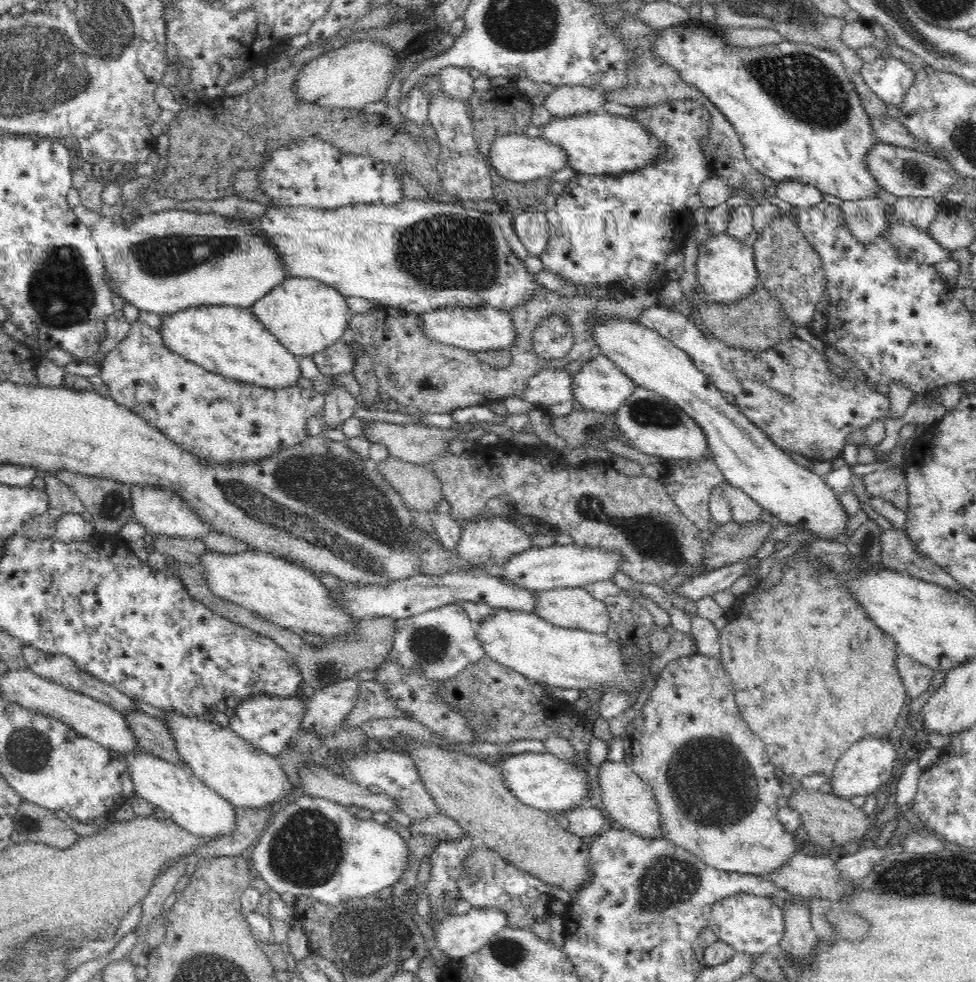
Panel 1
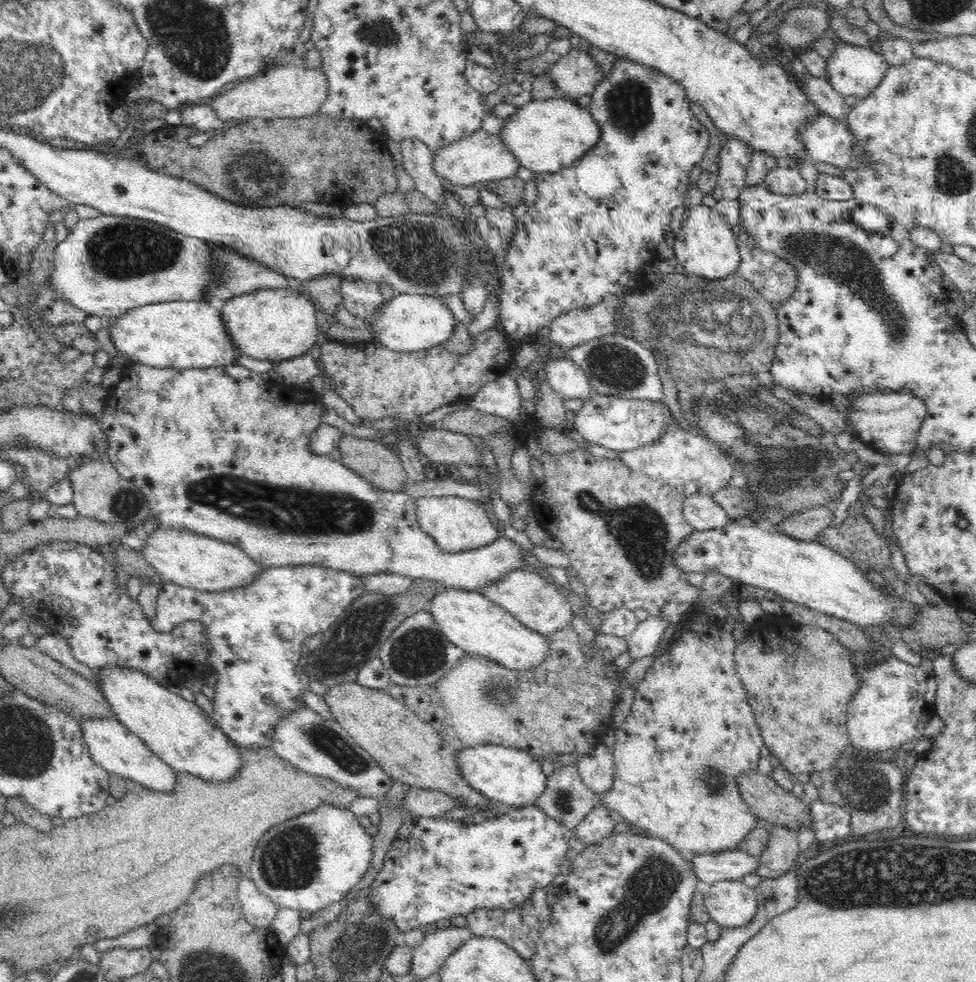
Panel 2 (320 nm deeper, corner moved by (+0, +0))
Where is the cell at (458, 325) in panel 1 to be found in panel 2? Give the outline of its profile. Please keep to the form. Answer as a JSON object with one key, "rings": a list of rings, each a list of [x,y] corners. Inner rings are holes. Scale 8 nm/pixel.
{"rings":[[[412,293],[396,294],[388,302],[382,301],[366,321],[371,323],[375,344],[398,352],[416,352],[441,345],[451,338],[458,322],[439,297]]]}

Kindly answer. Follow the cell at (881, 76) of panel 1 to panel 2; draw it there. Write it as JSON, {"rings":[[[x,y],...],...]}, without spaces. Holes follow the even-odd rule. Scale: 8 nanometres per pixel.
{"rings":[[[840,41],[827,58],[825,74],[842,96],[867,97],[884,78],[889,62],[871,48]]]}

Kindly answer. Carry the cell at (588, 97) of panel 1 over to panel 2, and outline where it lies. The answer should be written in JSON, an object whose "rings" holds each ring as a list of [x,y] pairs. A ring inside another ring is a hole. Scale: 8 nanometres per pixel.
{"rings":[[[586,42],[571,48],[550,67],[559,95],[570,100],[586,95],[594,88],[598,76],[598,65],[592,61],[592,55],[586,51]]]}

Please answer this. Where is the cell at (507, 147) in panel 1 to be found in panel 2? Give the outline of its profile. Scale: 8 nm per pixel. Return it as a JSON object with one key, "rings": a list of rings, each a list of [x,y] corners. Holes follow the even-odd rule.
{"rings":[[[476,130],[474,134],[456,140],[448,146],[442,146],[434,151],[434,173],[441,180],[449,180],[456,186],[473,186],[484,184],[489,181],[499,181],[506,178],[516,177],[520,169],[520,163],[516,157],[506,149],[500,136],[488,134],[484,130]]]}

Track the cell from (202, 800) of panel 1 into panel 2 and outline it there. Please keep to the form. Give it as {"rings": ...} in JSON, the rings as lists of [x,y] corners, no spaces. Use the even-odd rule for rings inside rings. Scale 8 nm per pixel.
{"rings":[[[92,717],[79,721],[81,733],[90,755],[96,764],[103,766],[109,773],[122,778],[130,778],[141,787],[169,793],[176,786],[176,770],[152,753],[145,742],[130,732],[124,723],[114,718]]]}

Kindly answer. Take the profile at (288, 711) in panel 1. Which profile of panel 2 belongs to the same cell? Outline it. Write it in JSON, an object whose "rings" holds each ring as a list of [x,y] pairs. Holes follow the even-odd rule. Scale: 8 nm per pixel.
{"rings":[[[286,565],[286,566],[271,566],[265,567],[258,574],[257,577],[249,582],[246,586],[235,586],[224,590],[203,591],[193,588],[186,588],[178,586],[177,584],[165,582],[163,583],[162,590],[159,590],[157,596],[157,615],[152,622],[153,629],[160,633],[170,633],[176,629],[176,626],[182,625],[184,622],[198,621],[204,625],[206,637],[208,637],[208,663],[211,670],[216,670],[218,674],[218,682],[216,682],[215,696],[213,702],[213,715],[212,719],[222,729],[236,745],[238,746],[260,746],[261,748],[272,748],[273,728],[279,721],[280,717],[288,714],[290,711],[297,709],[300,705],[306,705],[304,702],[303,693],[310,690],[310,677],[306,674],[304,667],[300,666],[299,660],[301,659],[302,642],[305,638],[312,637],[315,633],[324,633],[333,624],[334,620],[344,612],[346,607],[362,593],[363,580],[358,575],[347,573],[346,571],[334,570],[332,568],[324,567],[322,565]],[[270,697],[273,704],[266,704],[264,699]]]}

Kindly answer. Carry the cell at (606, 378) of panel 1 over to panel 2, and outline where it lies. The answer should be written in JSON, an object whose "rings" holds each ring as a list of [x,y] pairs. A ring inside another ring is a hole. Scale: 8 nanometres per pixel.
{"rings":[[[549,359],[543,368],[543,375],[562,398],[586,401],[594,394],[587,374],[574,361]]]}

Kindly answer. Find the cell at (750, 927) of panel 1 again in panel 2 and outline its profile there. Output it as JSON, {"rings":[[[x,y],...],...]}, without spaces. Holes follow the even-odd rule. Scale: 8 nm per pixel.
{"rings":[[[718,881],[704,887],[708,916],[720,926],[744,926],[757,911],[756,890],[742,881]]]}

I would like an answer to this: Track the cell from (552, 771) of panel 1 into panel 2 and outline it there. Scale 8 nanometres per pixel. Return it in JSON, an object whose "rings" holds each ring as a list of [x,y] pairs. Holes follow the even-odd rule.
{"rings":[[[494,744],[460,749],[457,765],[464,780],[476,792],[511,808],[534,806],[535,800],[546,788],[547,779],[541,762],[519,749]]]}

